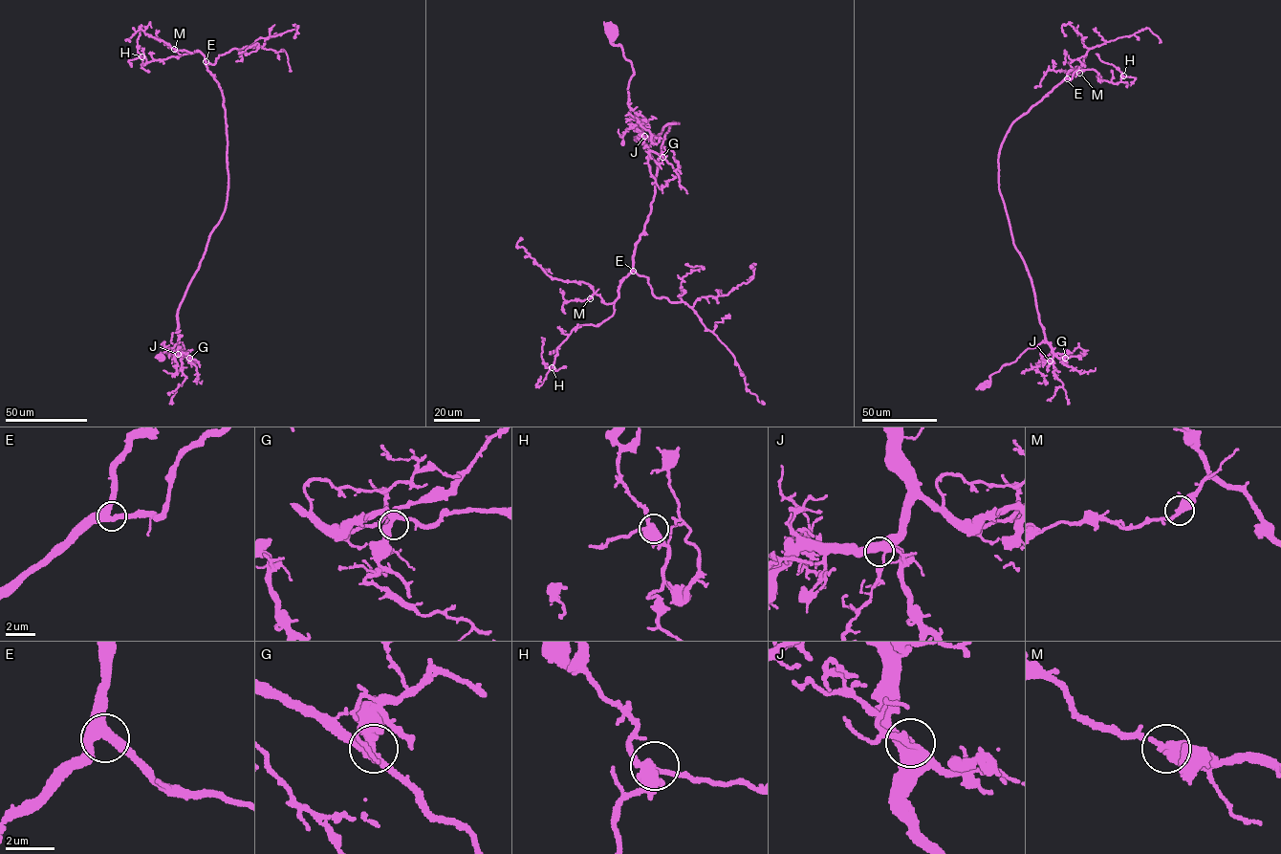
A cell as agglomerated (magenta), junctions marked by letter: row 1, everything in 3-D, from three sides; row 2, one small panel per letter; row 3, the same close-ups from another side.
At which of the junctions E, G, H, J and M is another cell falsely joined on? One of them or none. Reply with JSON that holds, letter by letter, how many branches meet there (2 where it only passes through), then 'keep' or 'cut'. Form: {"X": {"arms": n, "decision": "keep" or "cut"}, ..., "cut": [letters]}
{"E": {"arms": 3, "decision": "keep"}, "G": {"arms": 3, "decision": "keep"}, "H": {"arms": 3, "decision": "keep"}, "J": {"arms": 3, "decision": "keep"}, "M": {"arms": 3, "decision": "keep"}, "cut": []}

